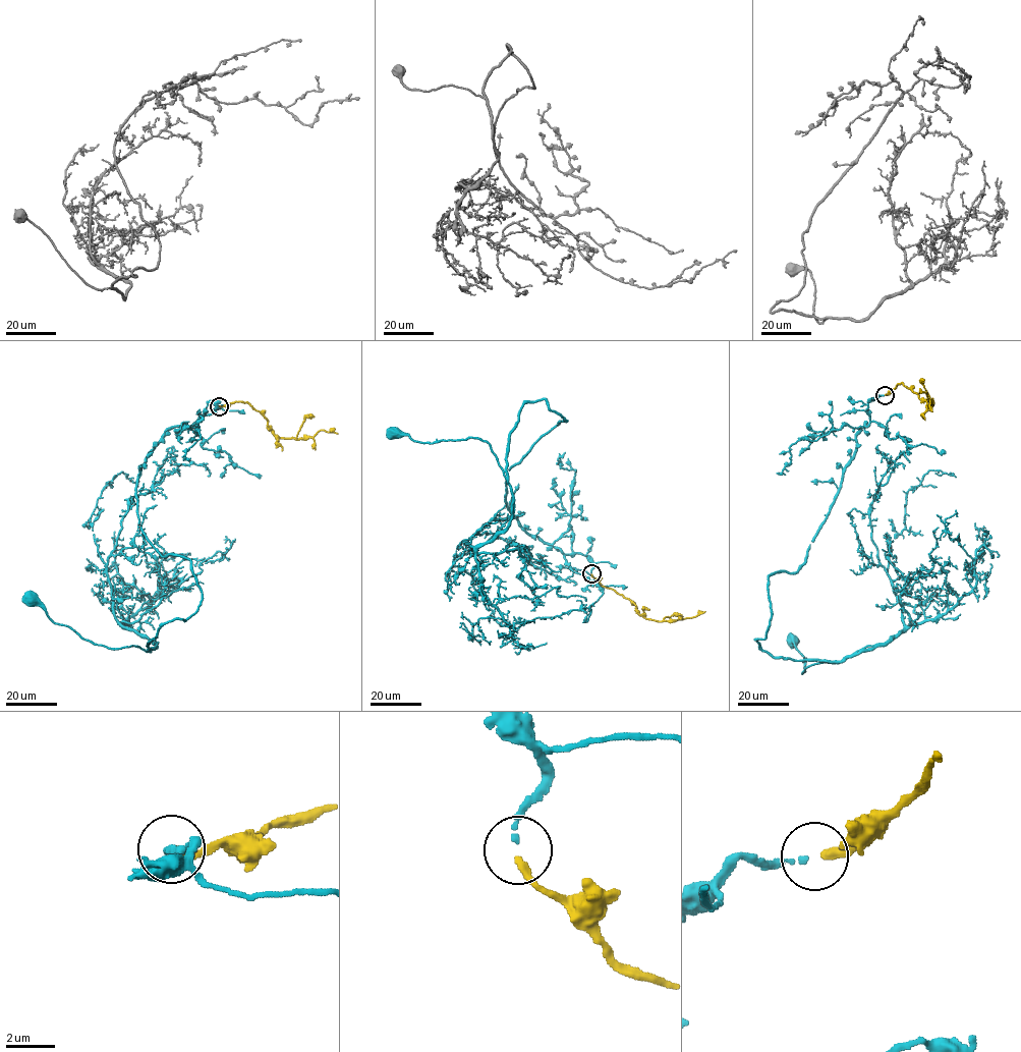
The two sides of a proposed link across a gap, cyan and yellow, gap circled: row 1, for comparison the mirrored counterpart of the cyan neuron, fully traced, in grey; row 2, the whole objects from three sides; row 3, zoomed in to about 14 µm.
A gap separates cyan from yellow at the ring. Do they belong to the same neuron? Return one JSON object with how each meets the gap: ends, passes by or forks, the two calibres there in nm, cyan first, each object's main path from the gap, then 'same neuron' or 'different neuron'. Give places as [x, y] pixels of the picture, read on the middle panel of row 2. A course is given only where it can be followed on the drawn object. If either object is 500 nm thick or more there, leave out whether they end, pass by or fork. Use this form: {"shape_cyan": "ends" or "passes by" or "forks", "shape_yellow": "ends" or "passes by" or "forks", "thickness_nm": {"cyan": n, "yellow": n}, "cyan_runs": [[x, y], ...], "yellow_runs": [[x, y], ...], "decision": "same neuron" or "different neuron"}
{"shape_cyan": "ends", "shape_yellow": "ends", "thickness_nm": {"cyan": 190, "yellow": 340}, "cyan_runs": [[591, 572], [506, 503], [510, 467], [567, 421], [545, 399], [518, 413], [506, 479], [485, 441], [395, 433]], "yellow_runs": [[591, 573], [602, 586], [630, 601], [637, 612], [646, 618], [675, 620], [704, 611]], "decision": "same neuron"}

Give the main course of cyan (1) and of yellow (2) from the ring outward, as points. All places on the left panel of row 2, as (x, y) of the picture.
1: (219, 406), (166, 431), (136, 486), (150, 544), (190, 561), (197, 610), (146, 651), (93, 644), (31, 599)
2: (219, 406), (246, 402), (261, 412), (269, 428), (280, 437), (308, 438), (325, 430), (337, 434)

